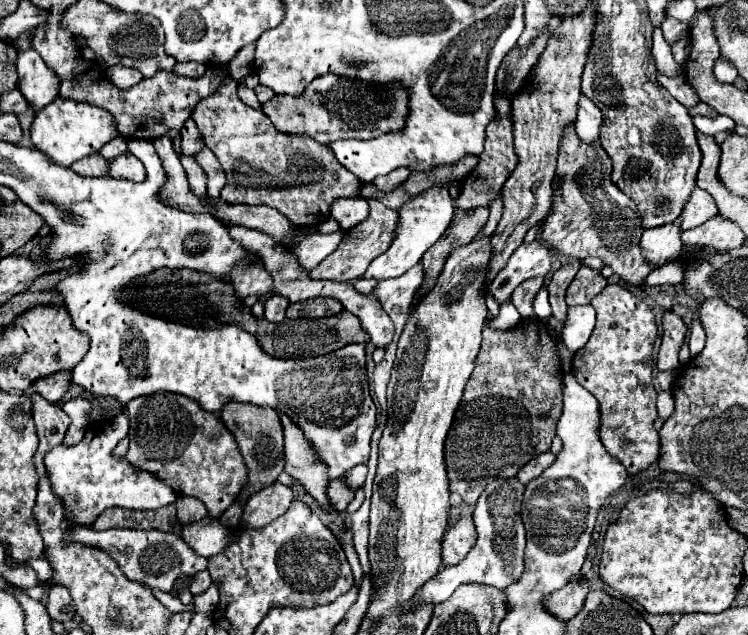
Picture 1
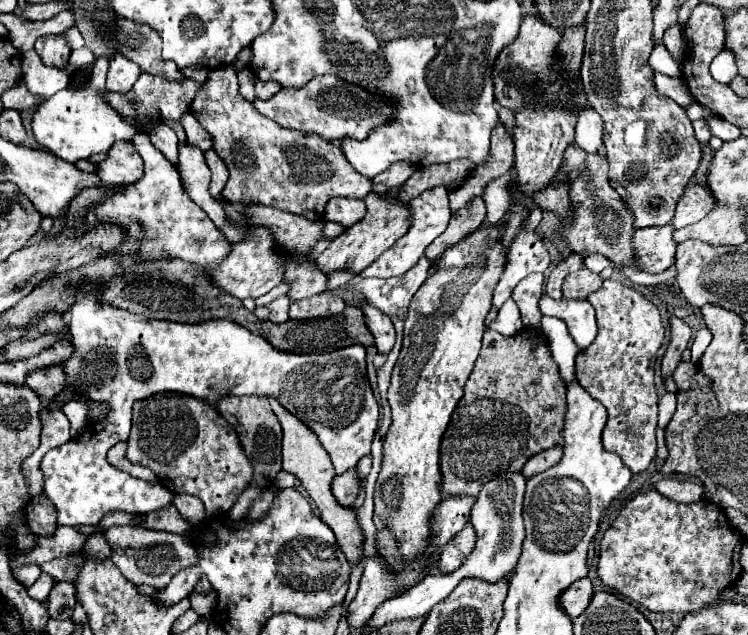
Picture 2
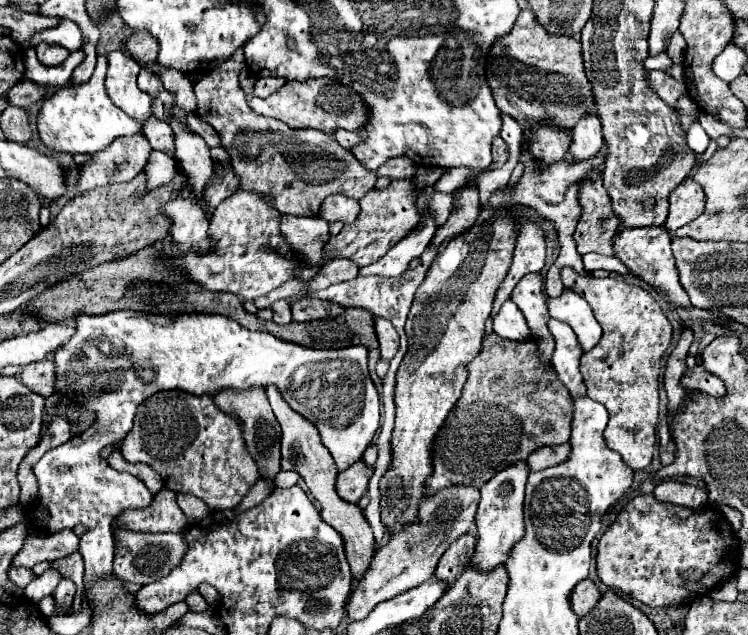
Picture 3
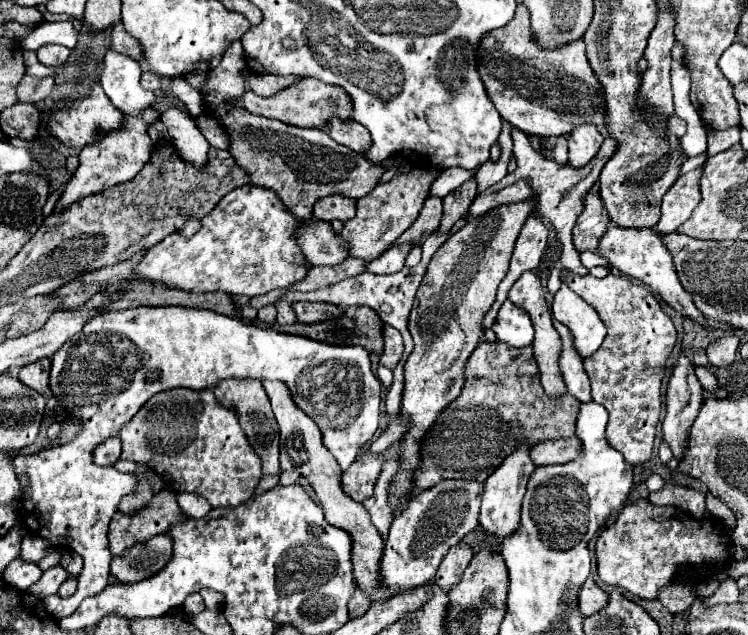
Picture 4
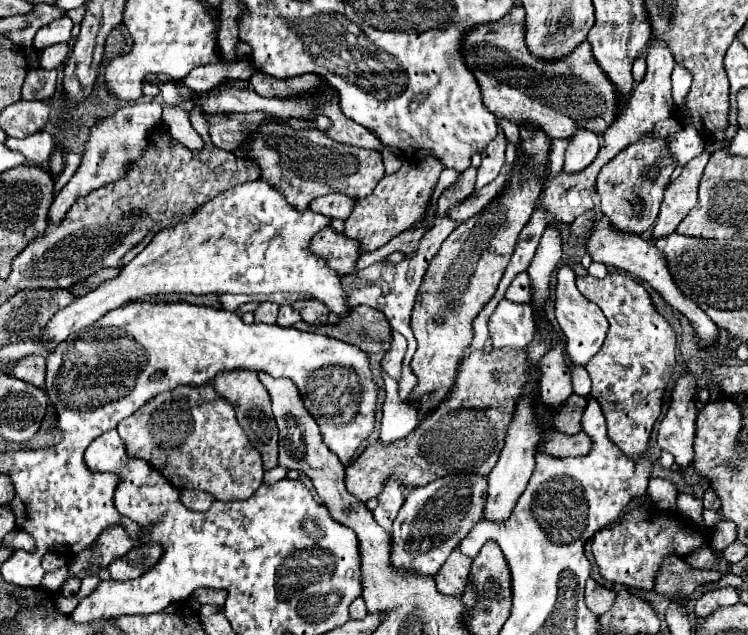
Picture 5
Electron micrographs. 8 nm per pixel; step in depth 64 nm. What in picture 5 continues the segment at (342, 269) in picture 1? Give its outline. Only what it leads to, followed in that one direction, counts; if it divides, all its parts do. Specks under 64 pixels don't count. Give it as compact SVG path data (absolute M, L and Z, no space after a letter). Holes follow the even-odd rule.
M426 156L416 164L404 164L398 172L384 176L370 196L356 200L354 212L346 220L344 234L358 240L362 252L370 252L380 248L400 232L408 230L424 216L428 200L432 200L432 192L438 184L438 176L442 170L444 166L440 164L440 160L436 160L436 156Z

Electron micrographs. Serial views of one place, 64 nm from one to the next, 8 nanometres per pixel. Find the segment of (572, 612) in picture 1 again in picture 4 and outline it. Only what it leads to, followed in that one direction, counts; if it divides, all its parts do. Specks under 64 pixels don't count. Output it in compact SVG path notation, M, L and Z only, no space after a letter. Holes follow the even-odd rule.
M588 578L584 582L584 588L580 590L580 612L584 616L592 616L596 614L600 608L604 608L604 604L608 602L608 594L596 586L596 582L592 578Z

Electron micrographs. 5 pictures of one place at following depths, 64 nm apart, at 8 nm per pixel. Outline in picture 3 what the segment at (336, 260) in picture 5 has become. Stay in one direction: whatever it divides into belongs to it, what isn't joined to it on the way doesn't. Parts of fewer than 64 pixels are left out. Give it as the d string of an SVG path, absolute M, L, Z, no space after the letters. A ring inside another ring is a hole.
M282 216L282 234L286 238L286 242L292 246L292 250L306 260L308 264L316 264L322 266L324 260L324 244L330 238L330 230L328 230L328 222L318 218L318 216L310 216L310 218L302 218L302 216Z

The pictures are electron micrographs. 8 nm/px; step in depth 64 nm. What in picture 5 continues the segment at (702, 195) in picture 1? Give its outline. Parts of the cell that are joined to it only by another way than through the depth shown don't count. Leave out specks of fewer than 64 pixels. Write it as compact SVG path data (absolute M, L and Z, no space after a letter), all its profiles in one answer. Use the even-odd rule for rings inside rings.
M704 150L700 156L692 158L688 164L684 164L682 174L668 184L662 206L660 206L658 220L652 230L654 238L672 234L676 230L676 226L684 220L684 216L694 208L694 204L698 202L698 194L696 194L698 182L702 178L708 158L710 158L710 154Z

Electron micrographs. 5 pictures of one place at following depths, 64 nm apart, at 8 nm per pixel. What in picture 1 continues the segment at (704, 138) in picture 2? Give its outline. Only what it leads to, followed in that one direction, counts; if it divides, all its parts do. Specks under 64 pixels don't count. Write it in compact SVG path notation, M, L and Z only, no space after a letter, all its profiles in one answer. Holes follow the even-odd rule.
M696 116L694 118L694 126L700 134L704 136L714 136L716 132L722 132L726 128L732 128L732 120L728 116L718 116L718 118L706 118L706 116Z

